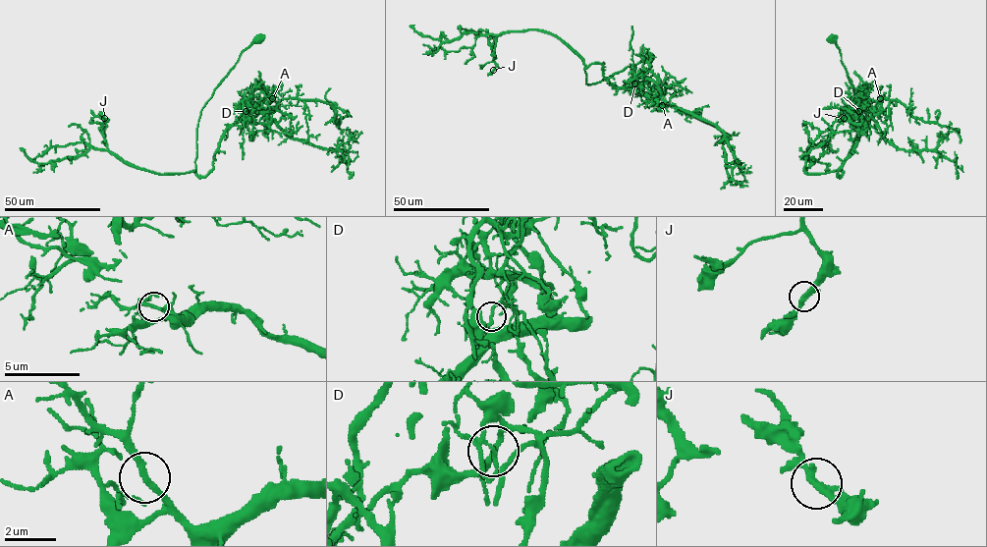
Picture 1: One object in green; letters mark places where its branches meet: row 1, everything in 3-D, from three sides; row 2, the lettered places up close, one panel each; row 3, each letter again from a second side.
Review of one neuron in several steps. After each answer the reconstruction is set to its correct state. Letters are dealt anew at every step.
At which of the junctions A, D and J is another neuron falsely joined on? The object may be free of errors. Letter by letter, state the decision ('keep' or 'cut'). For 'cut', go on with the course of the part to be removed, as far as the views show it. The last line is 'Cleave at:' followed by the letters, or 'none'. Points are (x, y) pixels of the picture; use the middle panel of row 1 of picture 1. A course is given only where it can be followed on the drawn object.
A: keep
D: cut; foreign part runs (634, 83), (631, 73), (637, 87), (648, 93), (658, 86), (667, 94)
J: keep
Cleave at: D

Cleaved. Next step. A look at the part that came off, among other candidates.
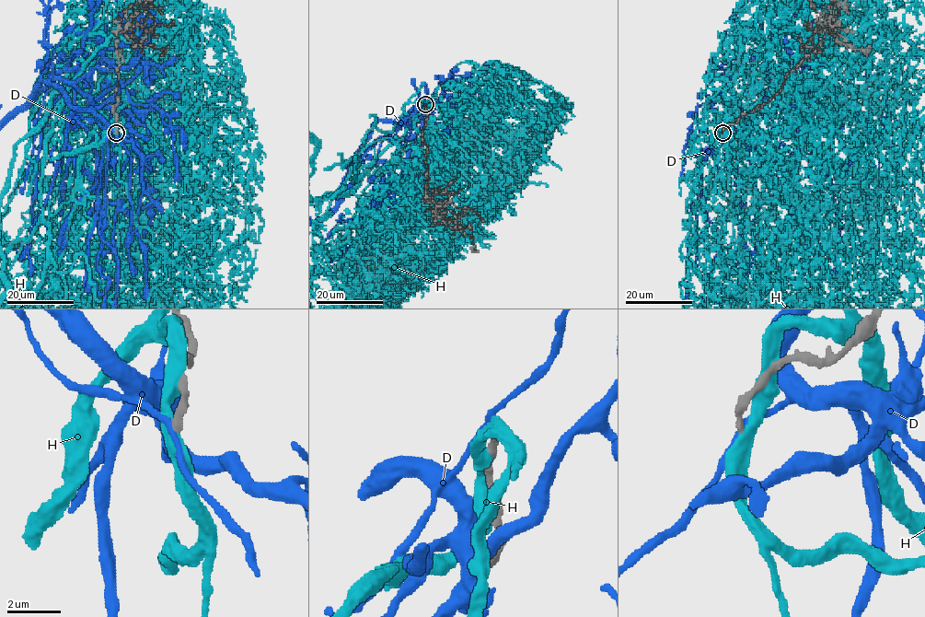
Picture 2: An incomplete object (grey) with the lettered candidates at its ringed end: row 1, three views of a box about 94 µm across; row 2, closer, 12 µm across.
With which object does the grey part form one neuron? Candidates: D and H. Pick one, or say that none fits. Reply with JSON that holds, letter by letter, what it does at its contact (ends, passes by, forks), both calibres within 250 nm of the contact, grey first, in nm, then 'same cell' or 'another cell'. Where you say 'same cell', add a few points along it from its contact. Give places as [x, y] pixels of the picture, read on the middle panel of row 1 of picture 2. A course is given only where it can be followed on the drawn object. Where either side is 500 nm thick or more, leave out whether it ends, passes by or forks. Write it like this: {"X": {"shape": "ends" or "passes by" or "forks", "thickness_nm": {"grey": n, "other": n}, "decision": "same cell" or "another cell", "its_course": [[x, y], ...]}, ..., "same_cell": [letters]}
{"D": {"shape": "passes by", "thickness_nm": {"grey": 320, "other": 190}, "decision": "another cell"}, "H": {"shape": "passes by", "thickness_nm": {"grey": 280, "other": 440}, "decision": "another cell"}, "same_cell": []}

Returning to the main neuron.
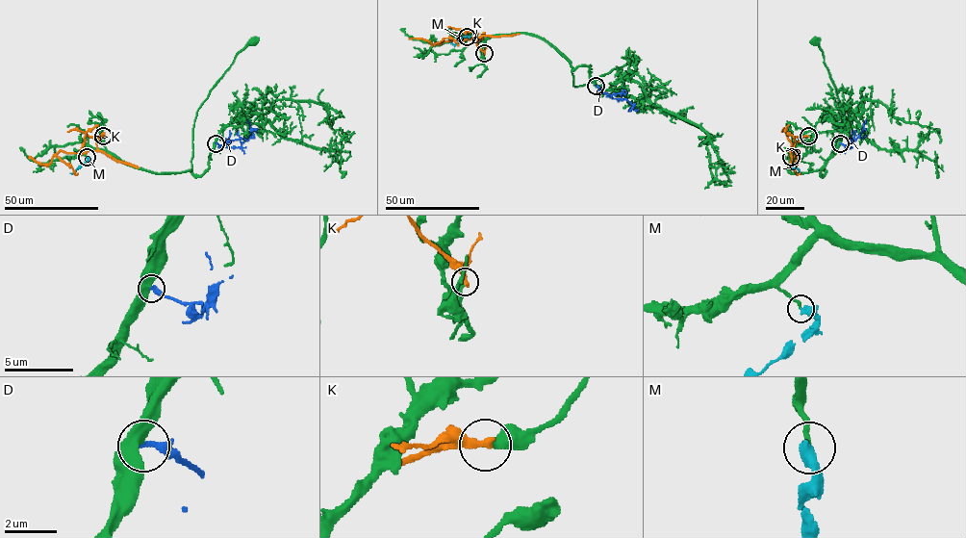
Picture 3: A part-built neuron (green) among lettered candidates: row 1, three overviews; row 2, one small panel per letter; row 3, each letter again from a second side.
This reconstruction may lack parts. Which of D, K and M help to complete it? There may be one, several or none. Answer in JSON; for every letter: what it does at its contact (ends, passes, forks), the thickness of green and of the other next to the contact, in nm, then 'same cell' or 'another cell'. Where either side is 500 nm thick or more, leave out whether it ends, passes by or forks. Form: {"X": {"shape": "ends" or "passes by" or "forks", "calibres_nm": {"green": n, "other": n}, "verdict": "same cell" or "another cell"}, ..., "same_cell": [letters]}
{"D": {"calibres_nm": {"green": 500, "other": 220}, "verdict": "another cell"}, "K": {"shape": "ends", "calibres_nm": {"green": 400, "other": 380}, "verdict": "another cell"}, "M": {"shape": "ends", "calibres_nm": {"green": 180, "other": 440}, "verdict": "same cell"}, "same_cell": ["M"]}

